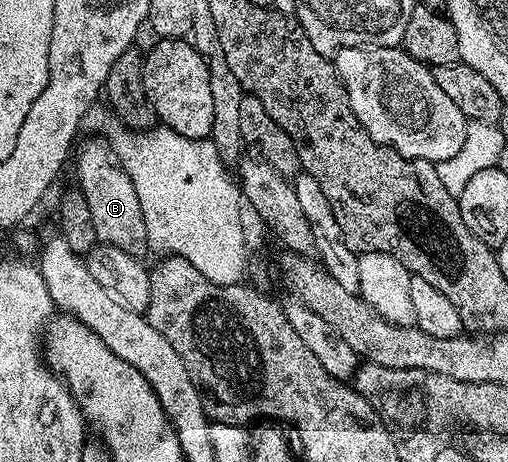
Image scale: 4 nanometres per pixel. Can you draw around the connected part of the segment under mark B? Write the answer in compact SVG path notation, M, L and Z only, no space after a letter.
M100 139L89 140L76 153L77 180L79 190L87 198L87 206L91 209L91 219L95 226L98 241L103 244L117 246L126 254L138 258L144 257L144 252L150 251L147 238L147 222L143 222L143 210L139 206L139 196L131 178L122 171L115 157L109 150L108 143Z

